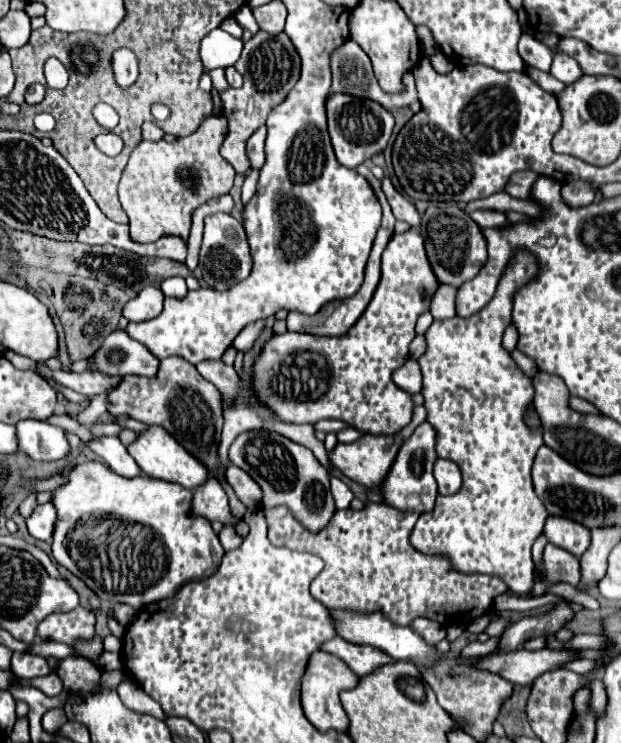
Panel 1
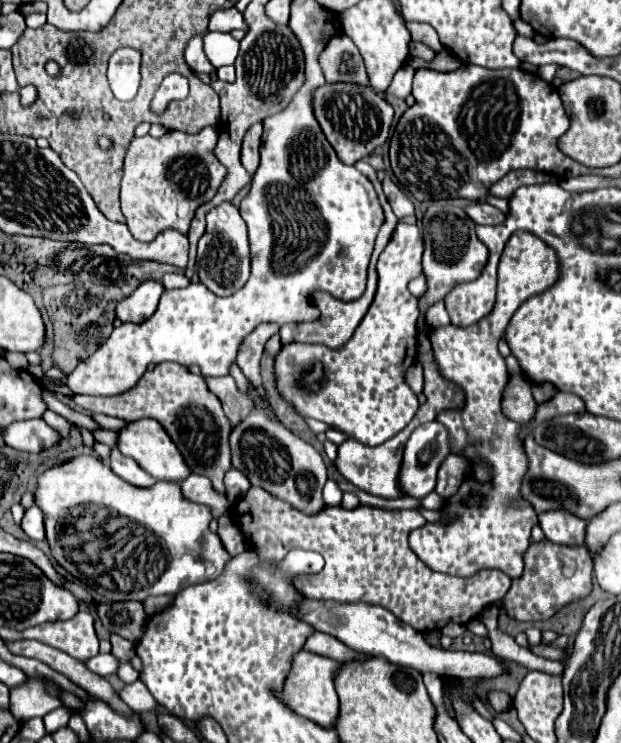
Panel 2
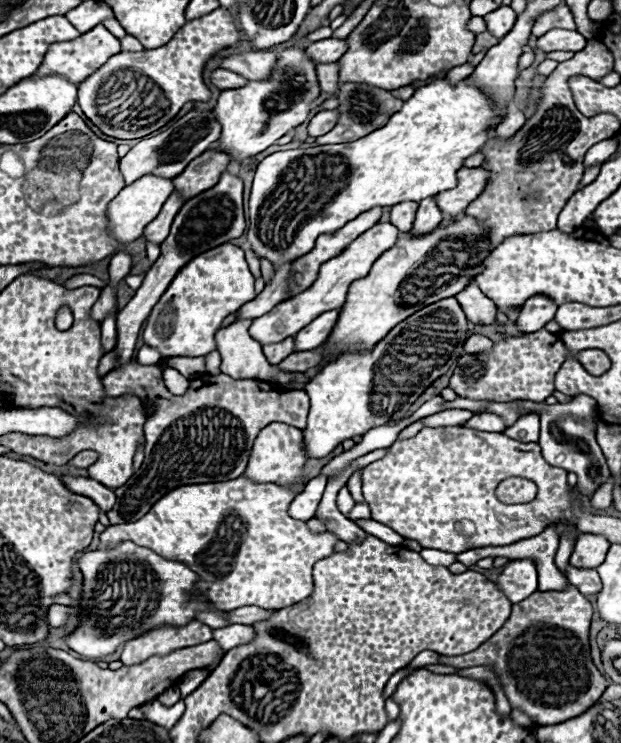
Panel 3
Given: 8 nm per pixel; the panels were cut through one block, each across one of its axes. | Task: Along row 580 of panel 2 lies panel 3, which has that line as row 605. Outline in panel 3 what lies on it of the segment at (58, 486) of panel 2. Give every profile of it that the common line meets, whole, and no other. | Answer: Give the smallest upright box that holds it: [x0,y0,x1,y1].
[66,542,208,660]

